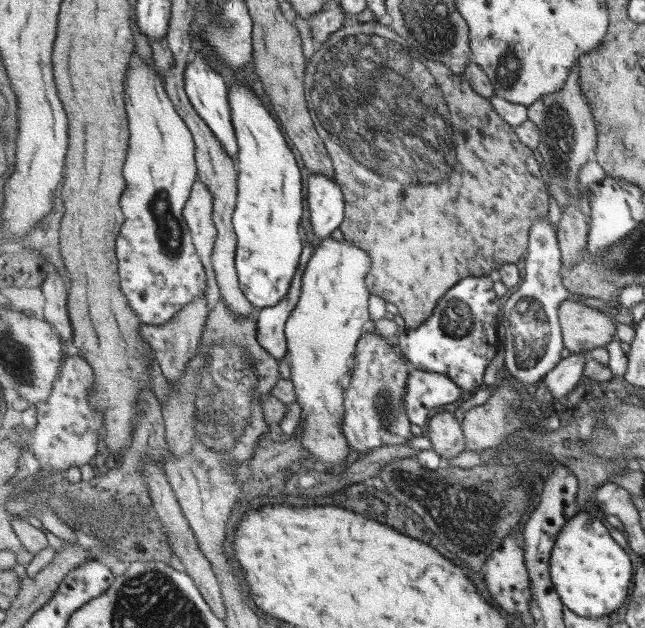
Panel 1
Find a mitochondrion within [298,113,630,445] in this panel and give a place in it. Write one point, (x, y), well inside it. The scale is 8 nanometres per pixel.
(531, 329)

